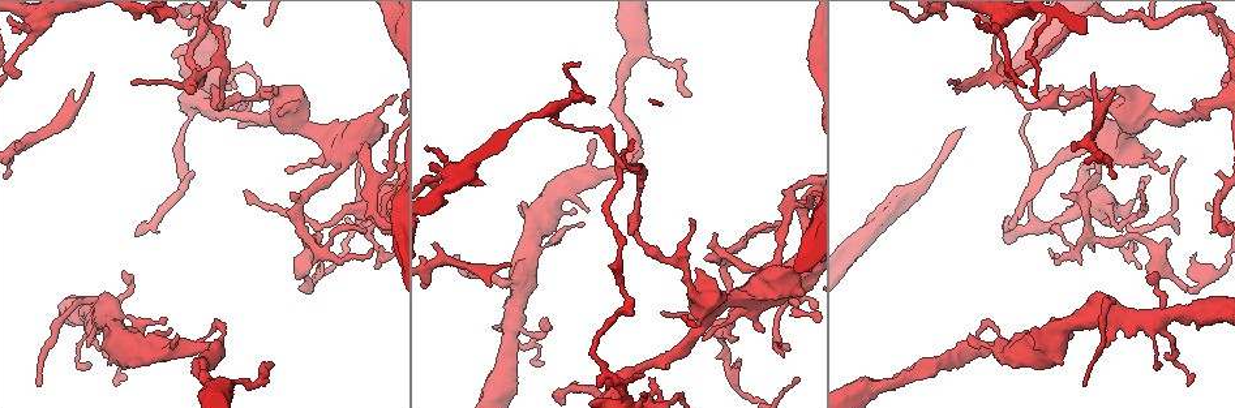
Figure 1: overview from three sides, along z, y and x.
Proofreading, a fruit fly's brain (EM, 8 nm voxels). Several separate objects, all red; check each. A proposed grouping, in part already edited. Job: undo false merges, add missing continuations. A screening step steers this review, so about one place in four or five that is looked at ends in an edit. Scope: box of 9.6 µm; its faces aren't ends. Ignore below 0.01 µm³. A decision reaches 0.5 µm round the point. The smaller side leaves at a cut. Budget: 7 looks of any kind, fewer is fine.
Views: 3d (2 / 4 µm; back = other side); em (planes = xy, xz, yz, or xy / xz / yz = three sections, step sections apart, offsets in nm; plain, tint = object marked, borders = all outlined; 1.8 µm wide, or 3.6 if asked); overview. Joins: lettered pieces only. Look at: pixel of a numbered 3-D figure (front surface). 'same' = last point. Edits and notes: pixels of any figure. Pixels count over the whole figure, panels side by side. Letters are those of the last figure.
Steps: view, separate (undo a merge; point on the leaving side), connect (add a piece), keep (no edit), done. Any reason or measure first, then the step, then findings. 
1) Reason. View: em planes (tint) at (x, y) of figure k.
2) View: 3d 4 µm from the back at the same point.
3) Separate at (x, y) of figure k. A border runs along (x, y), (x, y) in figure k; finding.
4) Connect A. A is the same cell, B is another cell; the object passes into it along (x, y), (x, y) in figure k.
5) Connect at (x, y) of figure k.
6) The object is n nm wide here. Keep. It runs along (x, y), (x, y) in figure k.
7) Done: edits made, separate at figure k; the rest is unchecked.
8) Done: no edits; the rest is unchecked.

An open end. View: 3d 2 µm at (1187, 385) of figure 1.

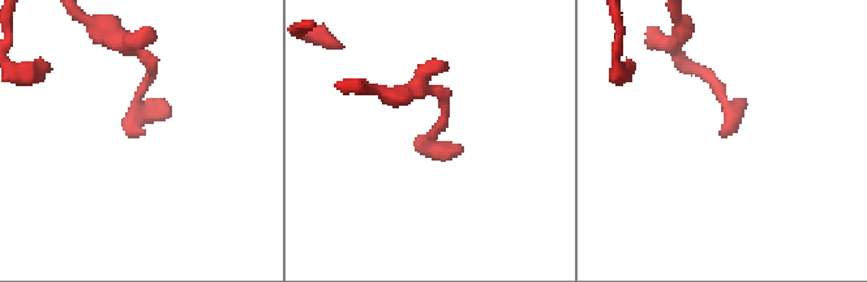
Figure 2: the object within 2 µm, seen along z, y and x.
Shape alone is not enough. View: em yz step 8 (tint) at (125, 134) of figure 2.

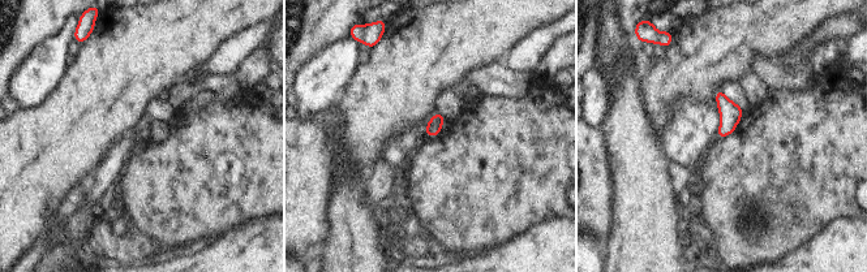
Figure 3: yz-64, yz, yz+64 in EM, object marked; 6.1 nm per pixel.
See the neighbours. View: em yz step 8 (borders) at the same point.

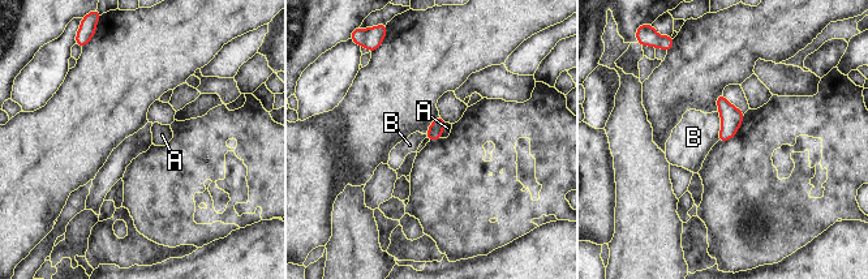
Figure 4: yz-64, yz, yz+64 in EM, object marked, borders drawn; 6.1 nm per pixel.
The object is 90 nm wide here. Keep. A and B are other cells; a border runs along (718, 111), (721, 131), (717, 140) in figure 4; none of them fits.

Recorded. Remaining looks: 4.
Thin arm on a thick one. View: em 3.6 µm xz step 8 (borders) at (1120, 210) of figure 1.

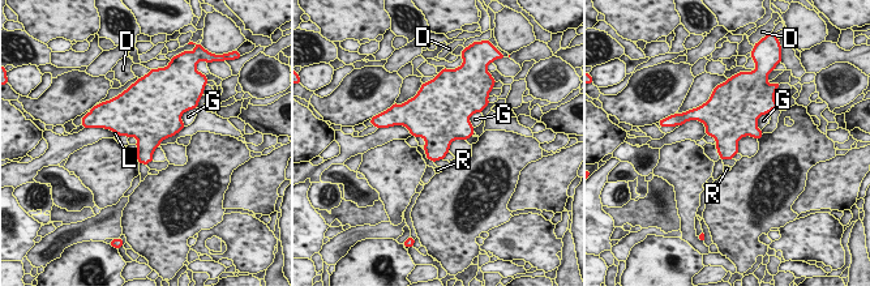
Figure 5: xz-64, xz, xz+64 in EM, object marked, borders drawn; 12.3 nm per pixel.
The longest contact is with G, 240 nm. Keep. D, G, L and R are other cells; a border runs along (764, 112), (758, 118), (758, 129) in figure 5; all the same neuron.

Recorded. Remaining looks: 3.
A narrow waist. View: em planes (borders) at (1059, 106) of figure 1.

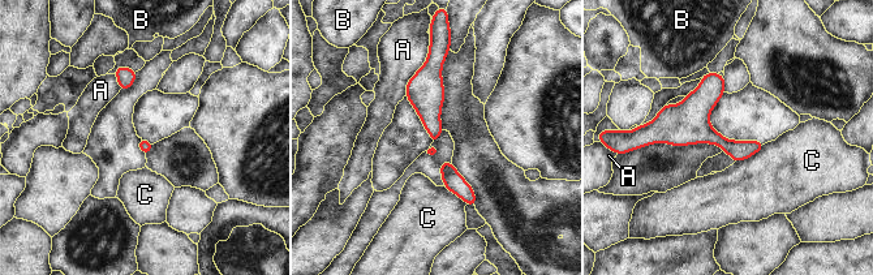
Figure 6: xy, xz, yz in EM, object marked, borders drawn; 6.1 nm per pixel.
Keep. A, B and C are other cells; a border runs along (765, 144), (753, 154), (735, 162) in figure 6; one neuron here.

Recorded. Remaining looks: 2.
Done: no edits; the rest is unchecked.

